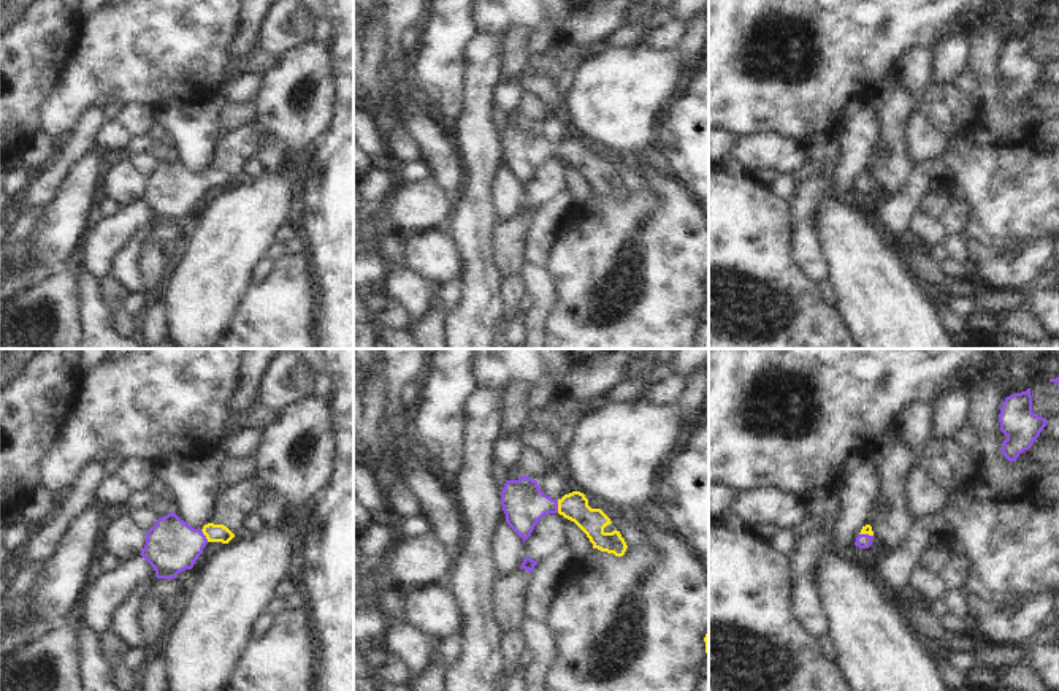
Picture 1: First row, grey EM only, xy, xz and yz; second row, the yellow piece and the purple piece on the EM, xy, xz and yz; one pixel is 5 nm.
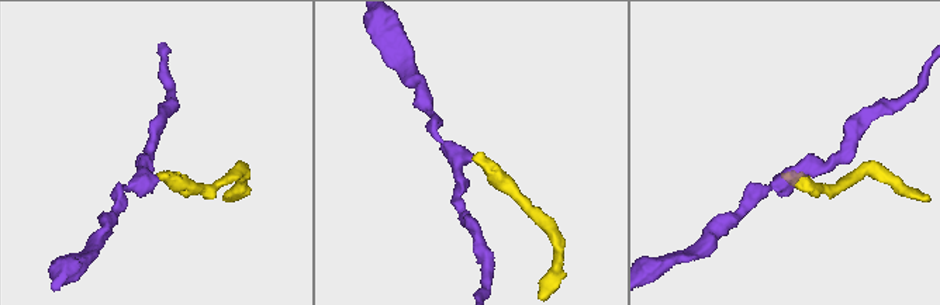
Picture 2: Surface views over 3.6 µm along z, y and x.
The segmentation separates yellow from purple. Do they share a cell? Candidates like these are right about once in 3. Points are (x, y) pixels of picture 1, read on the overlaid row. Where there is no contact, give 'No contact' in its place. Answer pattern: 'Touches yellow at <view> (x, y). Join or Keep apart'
Touches yellow at xz (558, 506). Join.

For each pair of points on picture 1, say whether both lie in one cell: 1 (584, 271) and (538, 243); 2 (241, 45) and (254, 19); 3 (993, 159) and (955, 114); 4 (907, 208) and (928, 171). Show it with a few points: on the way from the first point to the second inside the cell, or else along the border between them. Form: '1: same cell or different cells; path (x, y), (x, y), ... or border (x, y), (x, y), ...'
1: different cells; border (557, 238), (544, 265)
2: same cell; path (244, 38), (248, 26)
3: different cells; border (967, 95), (974, 121)
4: same cell; path (909, 198), (921, 181)

